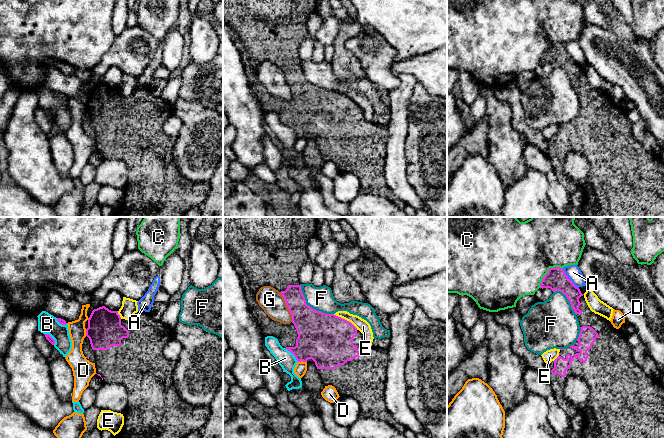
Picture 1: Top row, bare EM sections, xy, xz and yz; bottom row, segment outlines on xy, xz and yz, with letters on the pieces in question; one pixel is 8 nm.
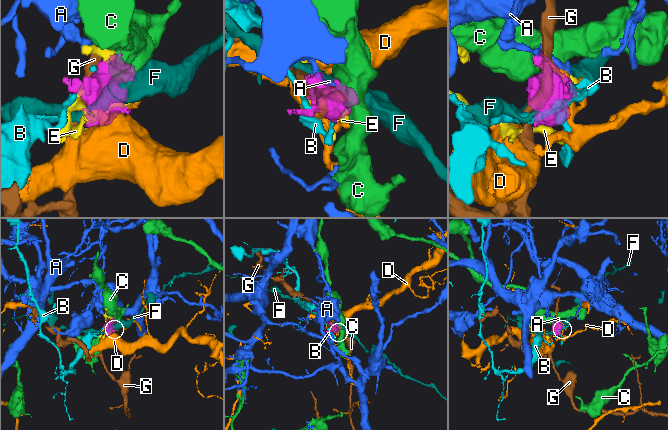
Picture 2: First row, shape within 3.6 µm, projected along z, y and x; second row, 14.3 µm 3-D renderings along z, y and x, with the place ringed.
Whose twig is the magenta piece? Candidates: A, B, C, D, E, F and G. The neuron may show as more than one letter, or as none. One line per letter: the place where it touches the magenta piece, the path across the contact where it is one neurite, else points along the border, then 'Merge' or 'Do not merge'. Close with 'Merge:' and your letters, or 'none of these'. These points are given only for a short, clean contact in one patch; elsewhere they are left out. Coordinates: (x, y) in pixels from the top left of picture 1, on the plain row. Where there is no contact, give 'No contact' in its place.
A: Touches magenta at yz (569, 55). Do not merge
B: Touches magenta at xz (292, 129). Do not merge
C: Touches magenta at yz (548, 48). Do not merge
D: Touches magenta at xz (302, 136). Do not merge
E: Touches magenta at xz (344, 95). Do not merge
F: Touches magenta at xz (309, 82). Do not merge
G: Touches magenta at xz (287, 82). Do not merge
Merge: none of these

